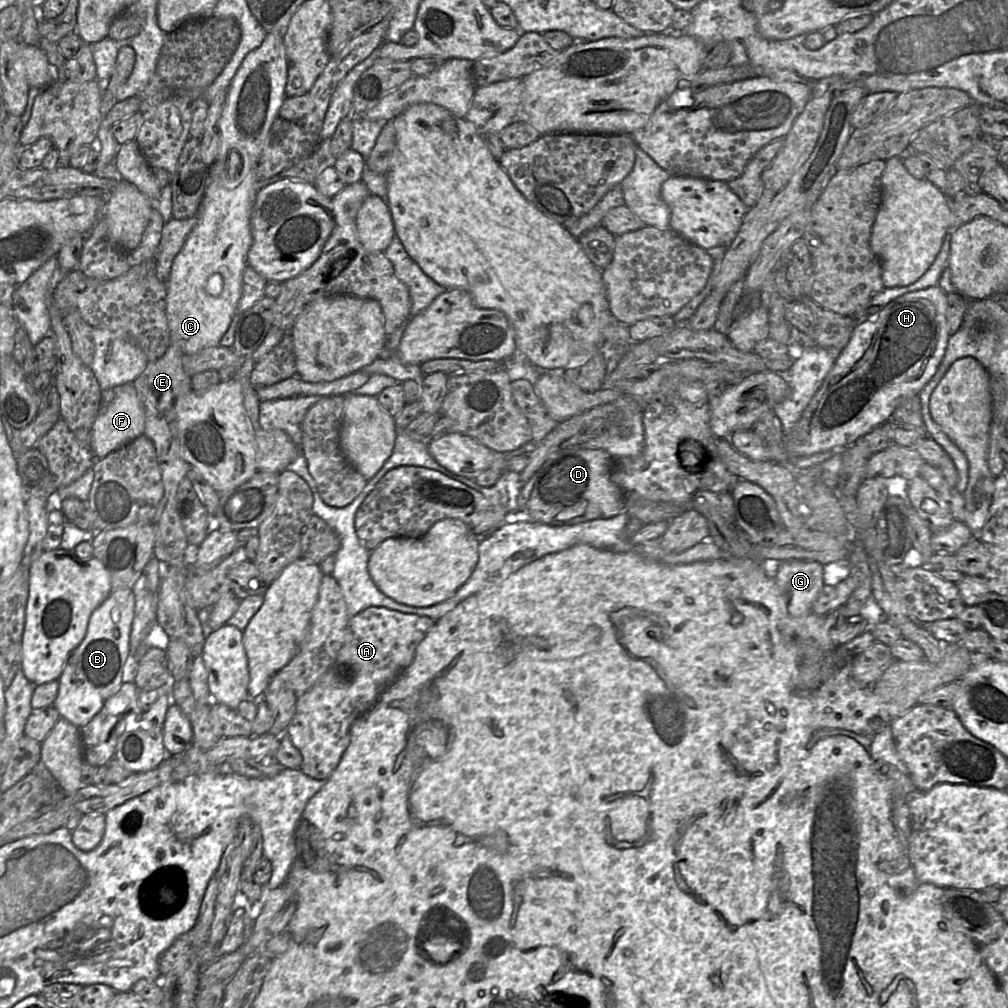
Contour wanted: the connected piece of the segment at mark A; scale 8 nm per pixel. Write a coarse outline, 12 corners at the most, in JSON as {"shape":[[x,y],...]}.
{"shape":[[378,606],[287,728],[300,770],[330,776],[353,723],[412,663],[435,622]]}

